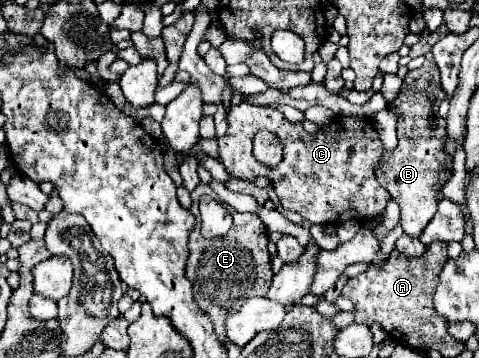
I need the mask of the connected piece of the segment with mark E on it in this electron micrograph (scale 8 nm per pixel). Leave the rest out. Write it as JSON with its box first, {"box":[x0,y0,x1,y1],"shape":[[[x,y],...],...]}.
{"box":[186,210,272,342],"shape":[[[230,210],[230,214],[234,216],[234,226],[220,238],[202,238],[200,224],[196,224],[194,232],[190,234],[190,256],[186,264],[186,278],[192,282],[194,300],[210,316],[220,342],[226,342],[224,320],[228,314],[236,312],[248,298],[264,296],[272,282],[270,254],[266,250],[268,230],[264,222],[256,214],[240,214],[236,210]]]}

